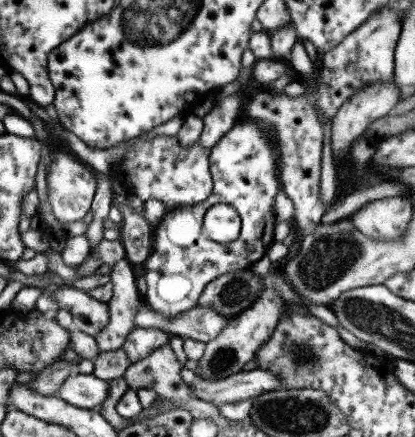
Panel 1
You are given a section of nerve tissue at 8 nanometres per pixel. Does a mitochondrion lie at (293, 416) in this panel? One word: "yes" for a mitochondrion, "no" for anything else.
yes

